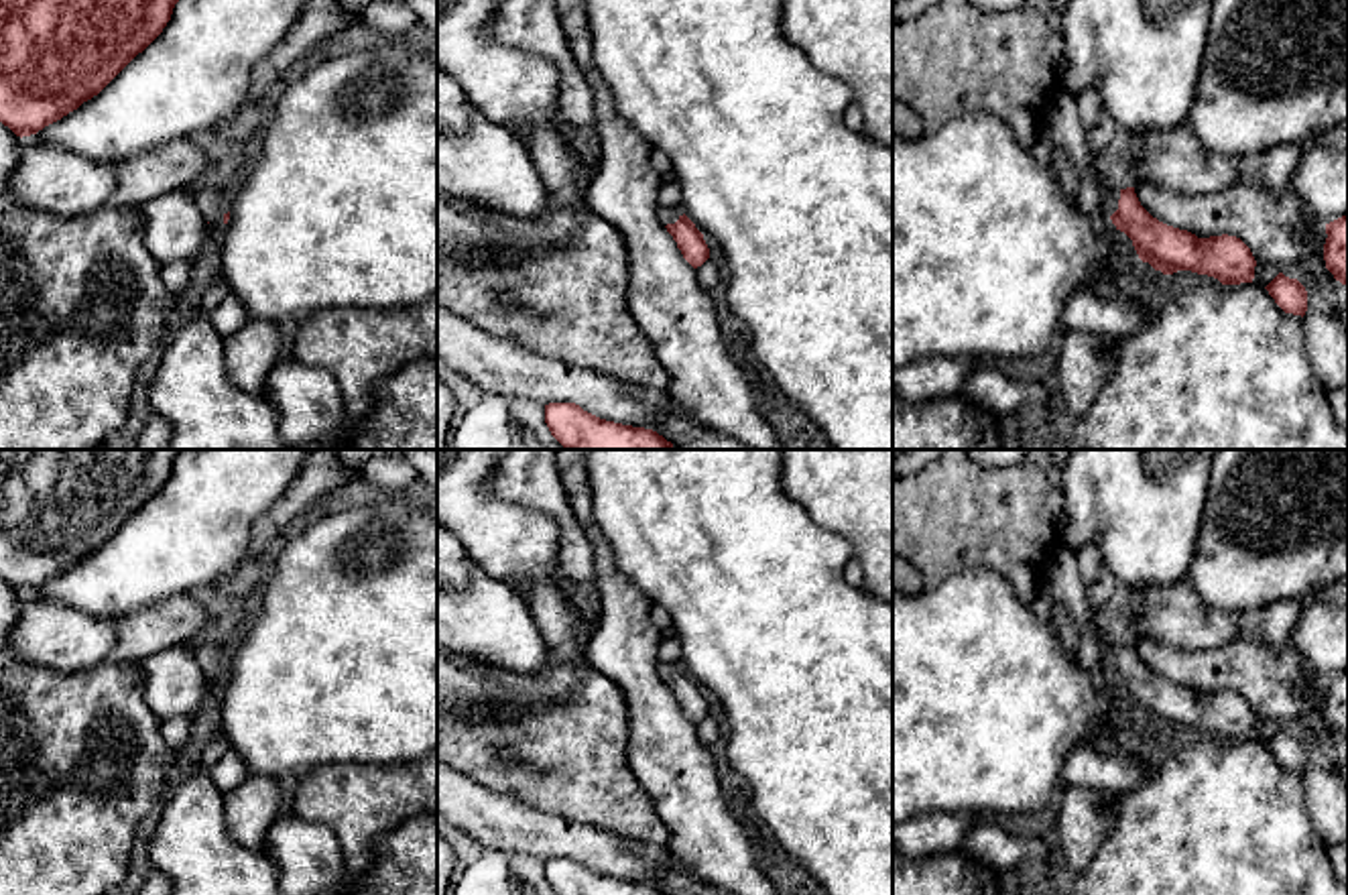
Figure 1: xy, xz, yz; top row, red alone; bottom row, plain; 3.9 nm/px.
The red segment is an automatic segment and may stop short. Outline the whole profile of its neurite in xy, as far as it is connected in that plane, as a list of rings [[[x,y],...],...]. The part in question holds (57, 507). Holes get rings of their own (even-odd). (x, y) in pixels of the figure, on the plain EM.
[[[0,450],[0,578],[30,592],[98,551],[167,482],[183,450]]]

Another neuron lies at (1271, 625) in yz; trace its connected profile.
[[[1285,598],[1267,608],[1246,610],[1238,616],[1238,637],[1261,641],[1271,649],[1283,649],[1303,610],[1305,600]]]

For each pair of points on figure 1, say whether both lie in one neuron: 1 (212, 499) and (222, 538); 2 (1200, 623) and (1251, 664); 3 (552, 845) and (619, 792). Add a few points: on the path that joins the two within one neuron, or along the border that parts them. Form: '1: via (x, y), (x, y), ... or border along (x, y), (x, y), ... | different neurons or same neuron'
1: via (212, 509), (212, 527) | same neuron
2: border along (1237, 635), (1212, 647), (1178, 649) | different neurons
3: border along (535, 808), (572, 816), (627, 837) | different neurons

